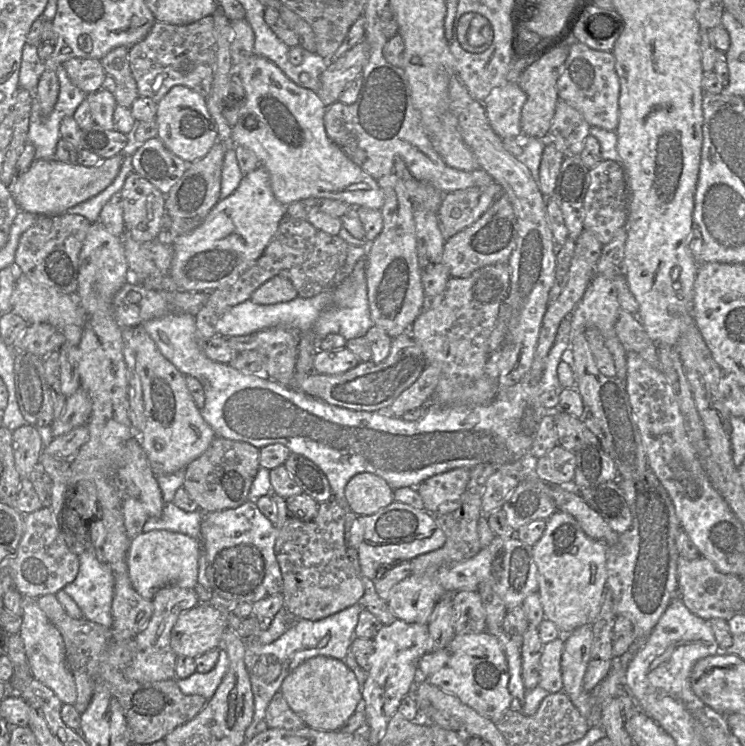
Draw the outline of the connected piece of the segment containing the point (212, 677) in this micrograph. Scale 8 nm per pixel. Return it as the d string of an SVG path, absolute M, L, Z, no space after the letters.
M219 649L219 656L213 669L207 673L195 671L189 677L177 679L177 685L185 695L201 695L209 700L216 692L227 672L229 659L226 651Z

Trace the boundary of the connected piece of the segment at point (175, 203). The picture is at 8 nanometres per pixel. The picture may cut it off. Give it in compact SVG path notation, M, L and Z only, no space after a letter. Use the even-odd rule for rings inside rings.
M217 140L203 158L189 164L182 177L166 194L165 213L180 228L180 235L197 228L220 200L221 173L225 152L225 145Z

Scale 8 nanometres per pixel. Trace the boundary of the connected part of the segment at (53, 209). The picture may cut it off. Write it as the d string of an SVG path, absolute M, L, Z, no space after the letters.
M124 154L103 159L98 165L85 167L57 160L34 160L15 185L14 199L20 210L42 216L61 215L106 189L118 175Z

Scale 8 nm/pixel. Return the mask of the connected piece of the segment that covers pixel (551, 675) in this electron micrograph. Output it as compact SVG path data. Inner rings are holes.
M564 636L557 638L542 648L538 686L549 694L563 690L561 657L564 648Z

